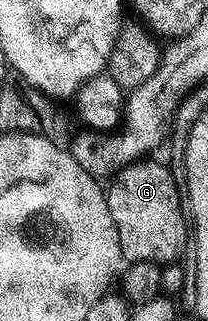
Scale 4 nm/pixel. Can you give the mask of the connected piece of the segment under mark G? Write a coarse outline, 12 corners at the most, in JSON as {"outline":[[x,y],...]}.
{"outline":[[142,159],[105,198],[126,262],[176,262],[191,237],[183,189]]}

